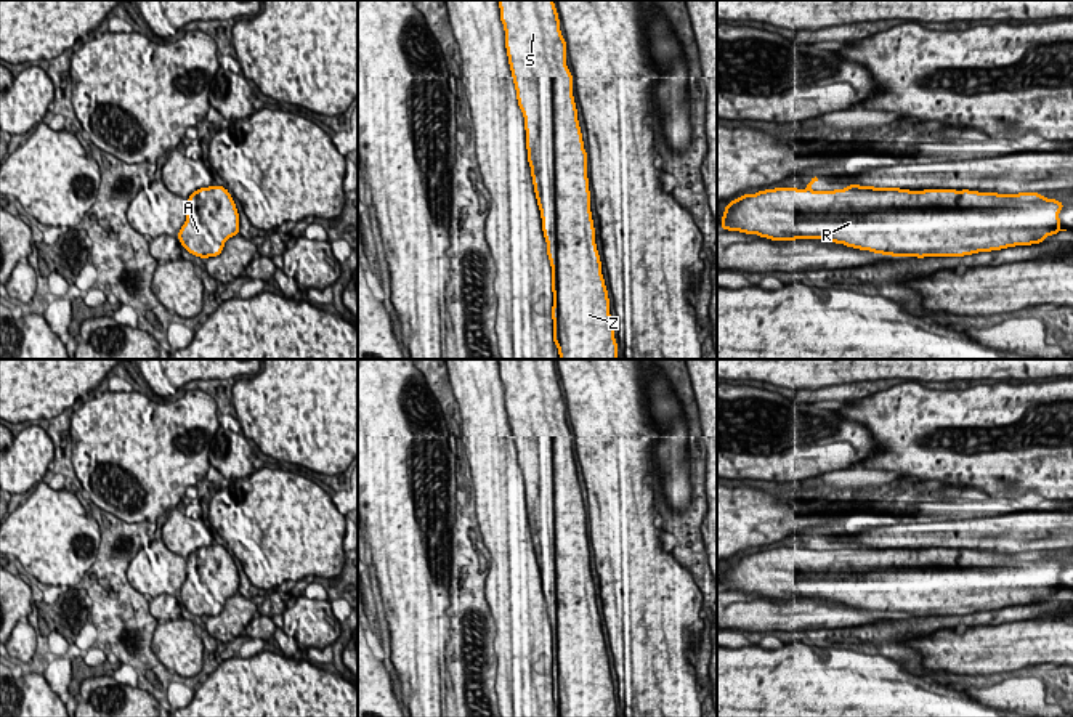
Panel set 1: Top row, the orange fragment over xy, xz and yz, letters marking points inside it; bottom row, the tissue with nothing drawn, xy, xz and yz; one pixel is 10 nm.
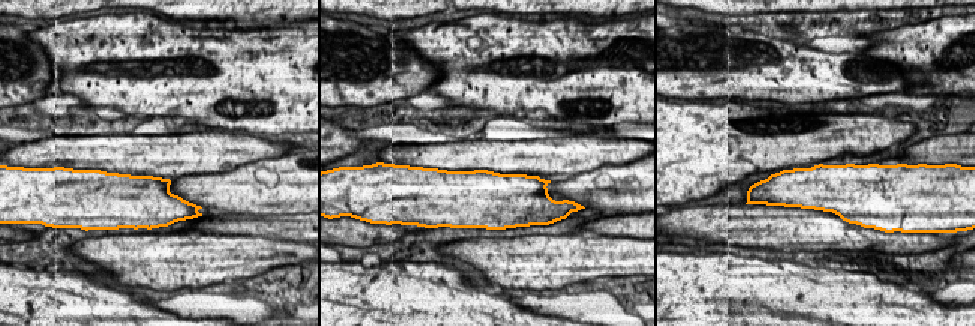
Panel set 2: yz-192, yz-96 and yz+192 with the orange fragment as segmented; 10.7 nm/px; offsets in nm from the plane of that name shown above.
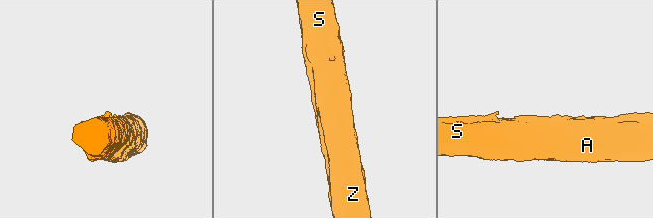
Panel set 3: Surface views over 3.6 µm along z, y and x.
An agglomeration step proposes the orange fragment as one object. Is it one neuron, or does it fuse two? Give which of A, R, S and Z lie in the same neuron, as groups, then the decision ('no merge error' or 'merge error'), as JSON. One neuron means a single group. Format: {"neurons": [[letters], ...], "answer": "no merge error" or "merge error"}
{"neurons": [["A", "R", "S", "Z"]], "answer": "no merge error"}

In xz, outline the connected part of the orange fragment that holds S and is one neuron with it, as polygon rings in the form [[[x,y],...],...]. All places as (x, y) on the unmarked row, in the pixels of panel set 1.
[[[497,359],[552,626],[560,717],[617,717],[595,603],[587,512],[553,359]]]

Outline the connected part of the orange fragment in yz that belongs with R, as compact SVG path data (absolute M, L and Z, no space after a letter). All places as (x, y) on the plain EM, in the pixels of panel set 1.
M812 537L804 550L797 547L775 547L744 553L727 563L720 589L757 593L771 600L824 598L847 606L869 610L892 616L964 616L978 611L1001 610L1015 605L1044 602L1046 595L1057 593L1062 584L1059 573L1063 563L1039 552L998 553L956 549L909 550L900 547L874 547L848 544L844 549L813 550Z

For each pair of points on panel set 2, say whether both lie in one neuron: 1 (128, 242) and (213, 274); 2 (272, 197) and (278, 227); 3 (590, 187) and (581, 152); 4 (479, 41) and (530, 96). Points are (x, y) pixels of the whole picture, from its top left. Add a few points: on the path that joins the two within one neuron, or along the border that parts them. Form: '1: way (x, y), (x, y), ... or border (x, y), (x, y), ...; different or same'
1: way (149, 260), (192, 263); same
2: border (269, 214), (261, 217); different
3: border (620, 164), (602, 164), (566, 179); different
4: way (474, 63), (468, 69), (470, 72), (507, 75); same

